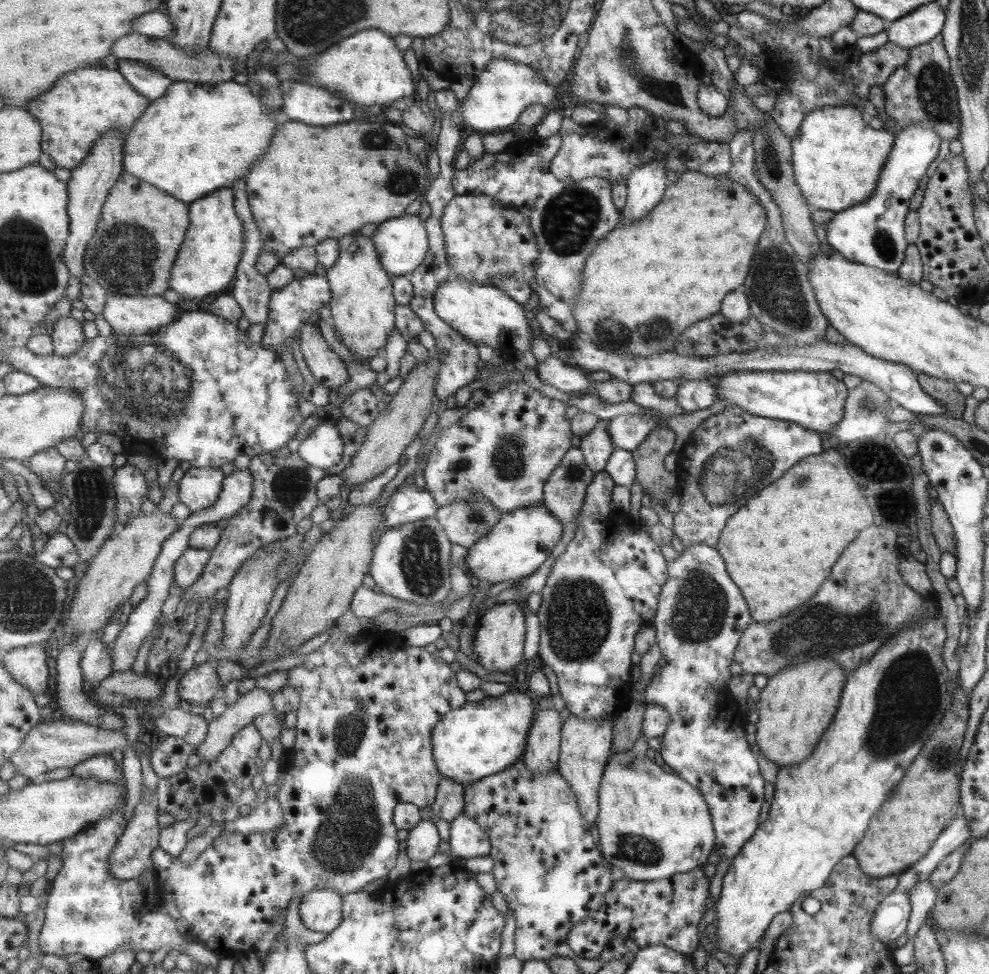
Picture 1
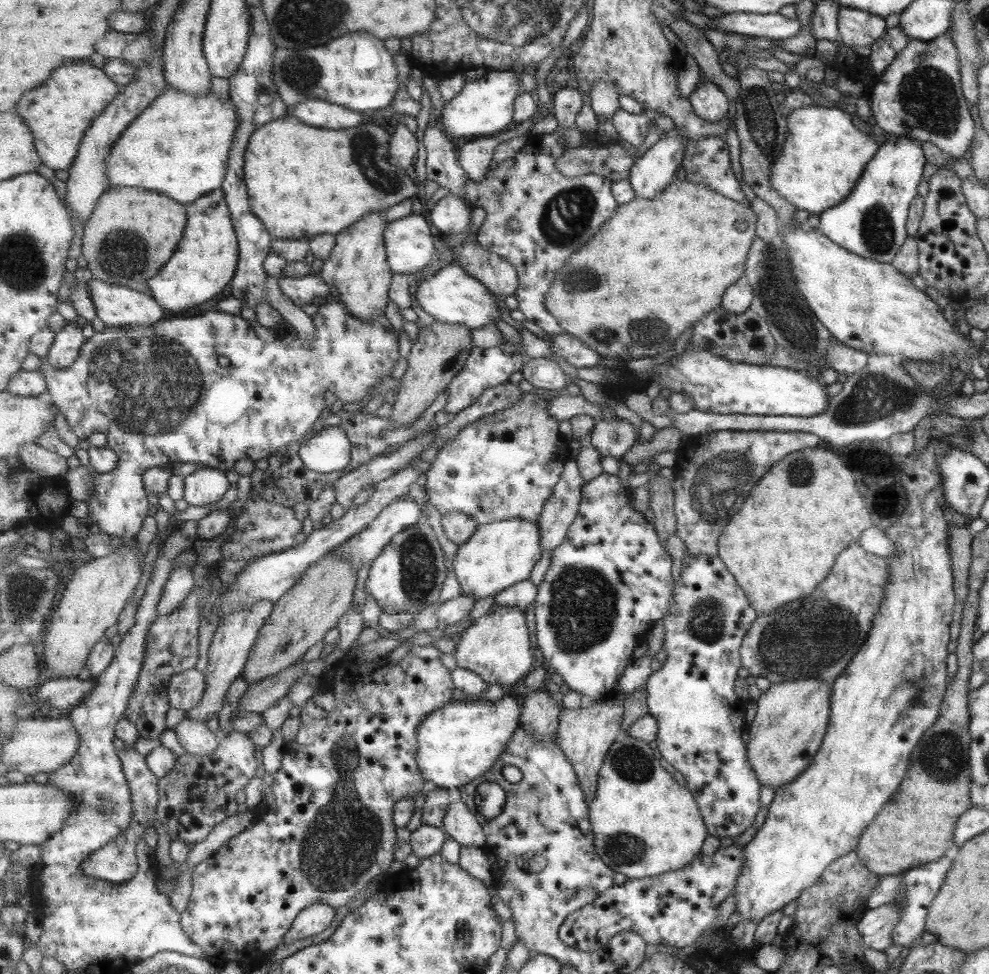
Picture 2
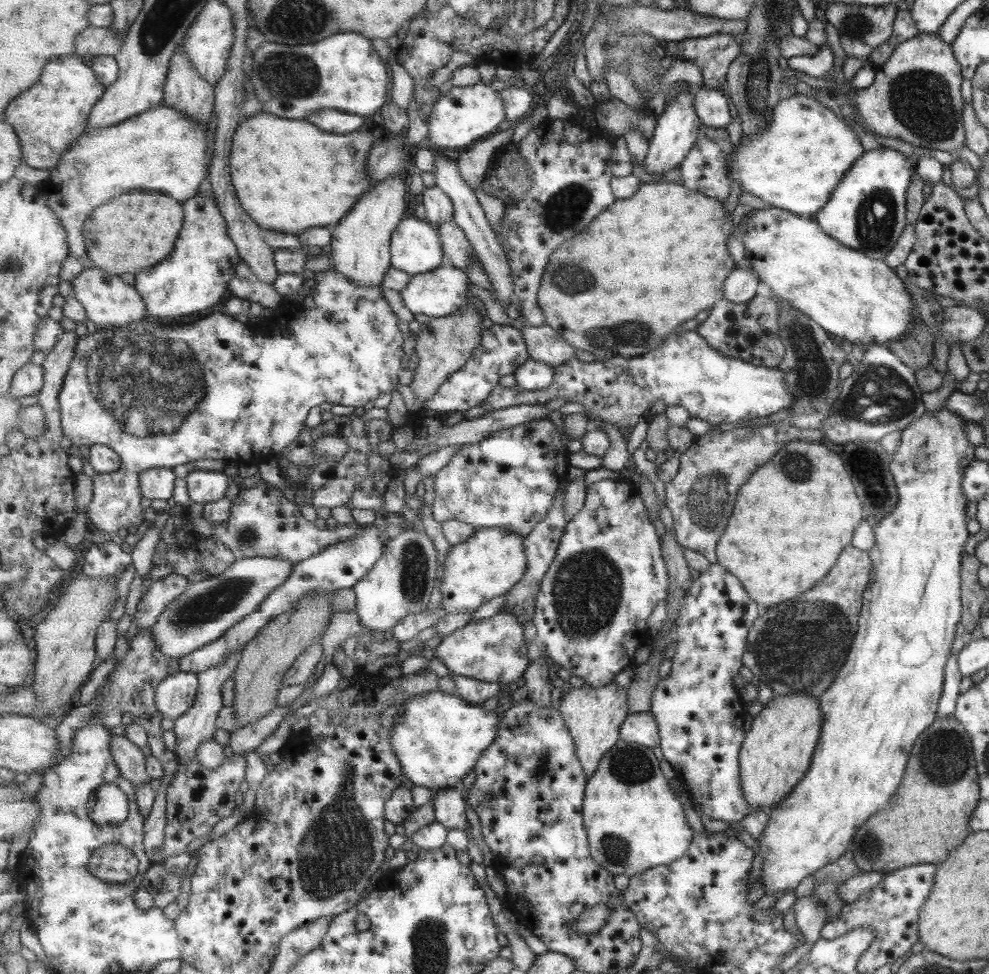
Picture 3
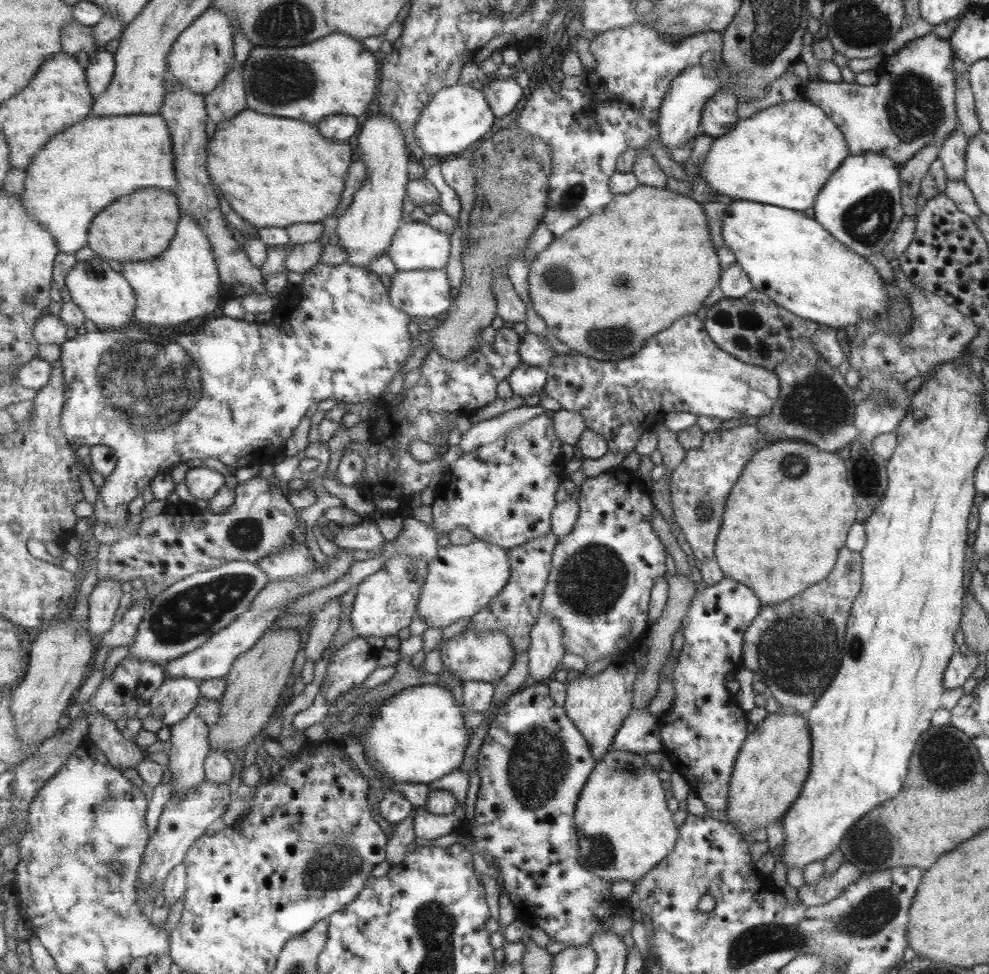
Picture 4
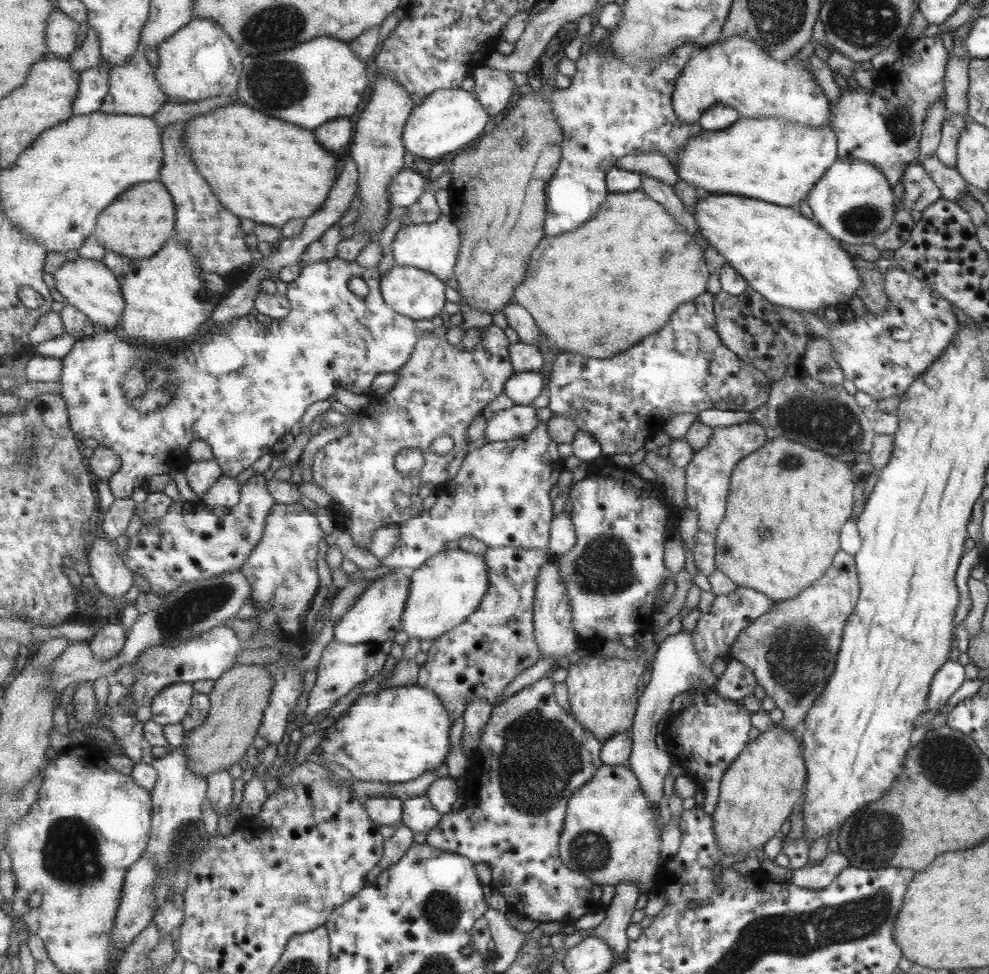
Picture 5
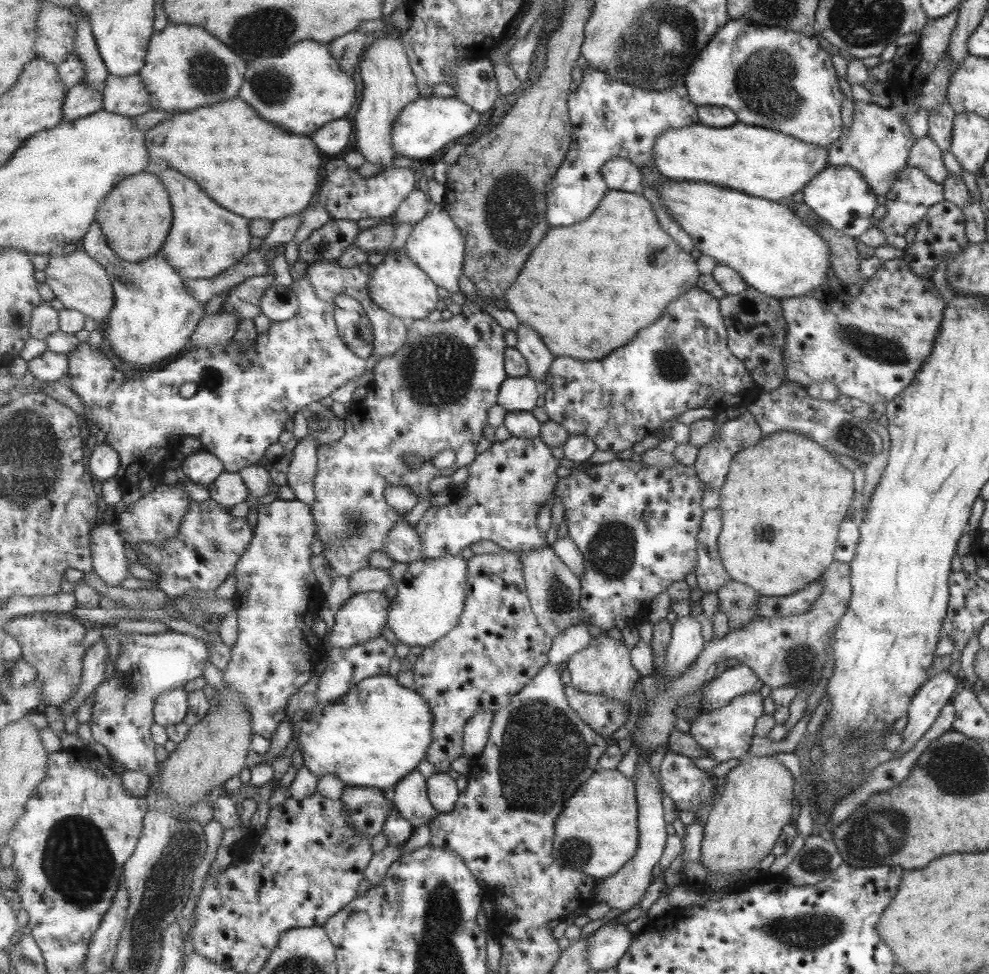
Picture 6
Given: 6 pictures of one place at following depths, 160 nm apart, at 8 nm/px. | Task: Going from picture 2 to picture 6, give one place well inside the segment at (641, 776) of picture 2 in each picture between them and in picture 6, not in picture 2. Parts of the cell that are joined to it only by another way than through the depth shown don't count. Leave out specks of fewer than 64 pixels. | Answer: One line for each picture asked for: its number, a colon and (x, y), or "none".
3: (635, 821)
4: (625, 821)
5: (612, 833)
6: (598, 832)

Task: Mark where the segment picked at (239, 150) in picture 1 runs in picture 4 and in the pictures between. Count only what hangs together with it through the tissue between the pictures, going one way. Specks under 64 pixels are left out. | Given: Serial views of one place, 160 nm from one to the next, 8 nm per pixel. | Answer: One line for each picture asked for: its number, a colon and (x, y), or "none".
2: (180, 146)
3: (162, 149)
4: (92, 164)

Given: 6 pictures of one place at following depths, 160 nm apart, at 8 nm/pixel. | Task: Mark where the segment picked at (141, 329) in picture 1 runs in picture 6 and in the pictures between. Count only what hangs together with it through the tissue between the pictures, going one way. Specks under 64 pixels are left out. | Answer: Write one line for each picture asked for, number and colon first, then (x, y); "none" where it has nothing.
2: (117, 305)
3: (109, 301)
4: (106, 297)
5: (91, 286)
6: (79, 282)

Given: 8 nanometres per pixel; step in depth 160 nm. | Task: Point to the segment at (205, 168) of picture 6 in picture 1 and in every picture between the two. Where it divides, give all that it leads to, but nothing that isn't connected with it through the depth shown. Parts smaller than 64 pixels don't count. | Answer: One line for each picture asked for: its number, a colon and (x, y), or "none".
1: (330, 182)
2: (302, 181)
3: (290, 176)
4: (290, 174)
5: (268, 171)

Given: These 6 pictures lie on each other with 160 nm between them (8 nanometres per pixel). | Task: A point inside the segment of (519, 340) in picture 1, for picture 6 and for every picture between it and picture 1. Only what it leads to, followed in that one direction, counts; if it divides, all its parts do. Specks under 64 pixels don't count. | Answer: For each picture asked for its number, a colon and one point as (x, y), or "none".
2: (453, 296)
3: (443, 291)
4: (425, 293)
5: (418, 294)
6: (399, 285)

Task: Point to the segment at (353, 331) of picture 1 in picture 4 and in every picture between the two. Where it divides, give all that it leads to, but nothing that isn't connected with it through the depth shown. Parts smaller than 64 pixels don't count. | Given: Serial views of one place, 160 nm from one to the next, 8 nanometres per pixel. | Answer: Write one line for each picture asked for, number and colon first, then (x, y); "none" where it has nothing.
2: (358, 267)
3: (361, 247)
4: (367, 230)

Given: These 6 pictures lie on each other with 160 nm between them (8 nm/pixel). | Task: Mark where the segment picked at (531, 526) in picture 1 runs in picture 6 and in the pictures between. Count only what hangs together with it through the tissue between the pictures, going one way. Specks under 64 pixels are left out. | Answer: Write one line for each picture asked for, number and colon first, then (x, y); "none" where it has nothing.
2: (499, 555)
3: (487, 566)
4: (462, 580)
5: (448, 589)
6: (430, 601)

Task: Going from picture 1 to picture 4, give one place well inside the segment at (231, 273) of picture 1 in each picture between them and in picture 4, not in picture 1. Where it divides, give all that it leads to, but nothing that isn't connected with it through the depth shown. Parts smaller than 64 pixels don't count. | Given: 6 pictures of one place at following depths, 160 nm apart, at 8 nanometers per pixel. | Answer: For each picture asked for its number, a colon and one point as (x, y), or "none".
2: (207, 259)
3: (196, 275)
4: (182, 284)

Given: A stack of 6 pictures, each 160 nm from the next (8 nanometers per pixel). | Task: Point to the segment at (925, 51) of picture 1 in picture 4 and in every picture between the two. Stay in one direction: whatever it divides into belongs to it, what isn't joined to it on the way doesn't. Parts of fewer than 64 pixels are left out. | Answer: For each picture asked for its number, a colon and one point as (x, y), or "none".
2: (919, 96)
3: (914, 97)
4: (912, 105)

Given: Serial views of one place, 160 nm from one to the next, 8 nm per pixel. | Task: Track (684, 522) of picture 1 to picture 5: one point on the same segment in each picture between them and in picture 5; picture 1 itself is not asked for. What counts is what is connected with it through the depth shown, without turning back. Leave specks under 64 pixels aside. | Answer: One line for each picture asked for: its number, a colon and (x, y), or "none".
2: (715, 472)
3: (701, 497)
4: (701, 487)
5: (709, 476)

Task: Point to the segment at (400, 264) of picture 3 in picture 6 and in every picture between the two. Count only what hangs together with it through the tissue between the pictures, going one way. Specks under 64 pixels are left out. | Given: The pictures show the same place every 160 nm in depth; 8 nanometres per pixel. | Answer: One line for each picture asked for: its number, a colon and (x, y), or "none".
4: (417, 246)
5: (435, 247)
6: (436, 244)

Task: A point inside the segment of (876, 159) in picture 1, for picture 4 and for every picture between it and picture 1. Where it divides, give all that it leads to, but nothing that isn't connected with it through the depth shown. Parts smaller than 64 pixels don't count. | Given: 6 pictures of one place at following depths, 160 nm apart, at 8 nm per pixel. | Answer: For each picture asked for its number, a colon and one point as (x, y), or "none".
2: (825, 150)
3: (793, 164)
4: (781, 156)

